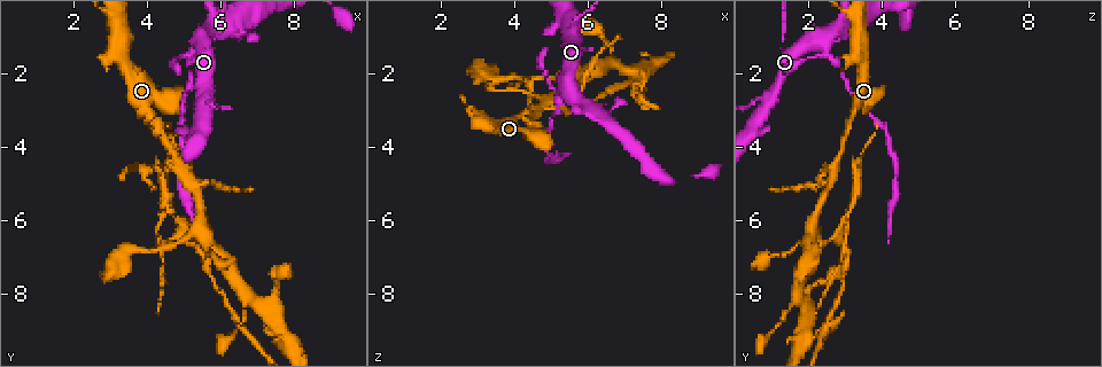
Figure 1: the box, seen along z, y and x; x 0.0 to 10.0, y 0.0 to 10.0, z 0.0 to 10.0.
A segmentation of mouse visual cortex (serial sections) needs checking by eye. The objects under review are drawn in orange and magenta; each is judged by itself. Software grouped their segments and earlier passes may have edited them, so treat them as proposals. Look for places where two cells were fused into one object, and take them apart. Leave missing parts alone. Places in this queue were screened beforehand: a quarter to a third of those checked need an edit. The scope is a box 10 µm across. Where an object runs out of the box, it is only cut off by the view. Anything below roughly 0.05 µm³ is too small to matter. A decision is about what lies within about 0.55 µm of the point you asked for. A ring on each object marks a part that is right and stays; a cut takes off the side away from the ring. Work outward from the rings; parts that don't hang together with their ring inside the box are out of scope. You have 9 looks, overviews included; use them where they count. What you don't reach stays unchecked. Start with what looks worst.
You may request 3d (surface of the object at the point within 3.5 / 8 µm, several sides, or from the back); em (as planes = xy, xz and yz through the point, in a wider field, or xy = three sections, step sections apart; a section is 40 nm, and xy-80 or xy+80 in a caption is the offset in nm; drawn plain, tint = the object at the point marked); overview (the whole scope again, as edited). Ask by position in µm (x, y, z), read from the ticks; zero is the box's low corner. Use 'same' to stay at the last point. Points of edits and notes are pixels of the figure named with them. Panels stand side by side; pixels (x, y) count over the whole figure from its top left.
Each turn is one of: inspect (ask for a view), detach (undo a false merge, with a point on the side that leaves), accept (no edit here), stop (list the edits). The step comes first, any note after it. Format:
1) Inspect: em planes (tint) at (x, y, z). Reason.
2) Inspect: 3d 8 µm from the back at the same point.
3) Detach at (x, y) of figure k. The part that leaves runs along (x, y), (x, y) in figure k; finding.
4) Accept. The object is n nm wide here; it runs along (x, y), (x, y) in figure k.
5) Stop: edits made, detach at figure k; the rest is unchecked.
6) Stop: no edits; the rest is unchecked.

Inspect: 3d 8 µm at (5.10, 1.65, 2.85).

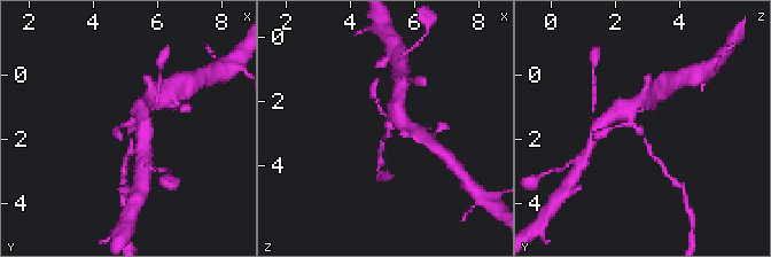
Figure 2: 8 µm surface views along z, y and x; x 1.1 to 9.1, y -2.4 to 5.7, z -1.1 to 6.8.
Inspect: em planes (tint) at the same point.

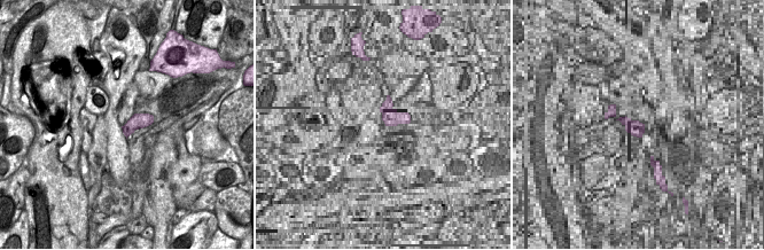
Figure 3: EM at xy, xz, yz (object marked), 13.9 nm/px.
Detach at (127, 154) of figure 2. The object is 220 nm wide here; the part that leaves runs along (132, 138), (124, 174) in figure 2; two cells meet here.

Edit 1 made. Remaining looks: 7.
Inspect: overview.

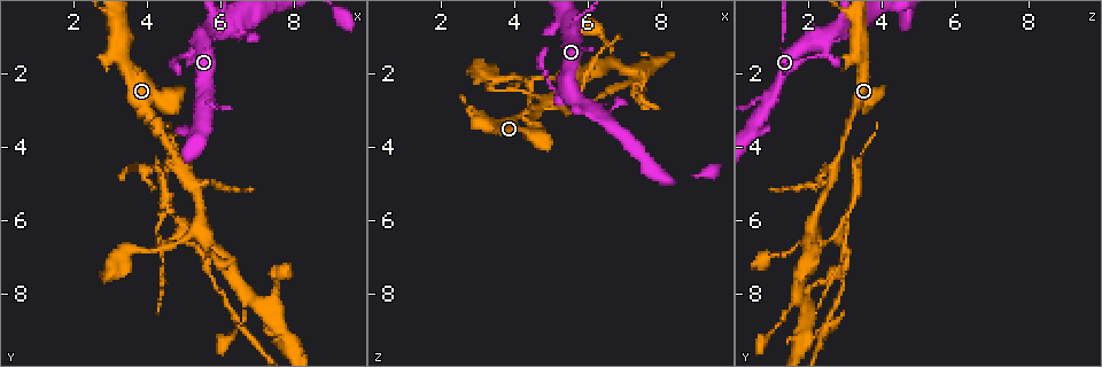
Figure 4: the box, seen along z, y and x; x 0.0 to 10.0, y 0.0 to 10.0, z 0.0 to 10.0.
Inspect: 3d 3.5 µm at (5.65, 2.80, 0.90). Small branch off a trunk.

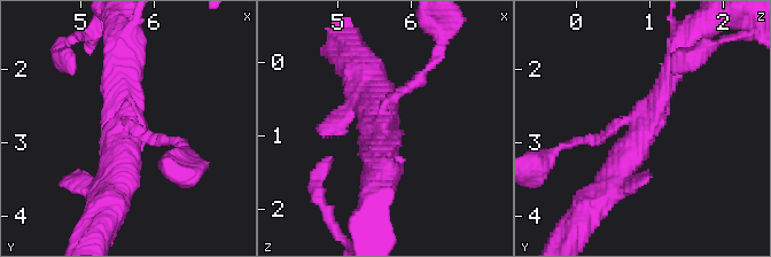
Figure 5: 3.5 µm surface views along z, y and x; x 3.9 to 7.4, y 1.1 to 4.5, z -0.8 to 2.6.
Inspect: em xy step 2 (tint) at (5.60, 2.80, 0.90).

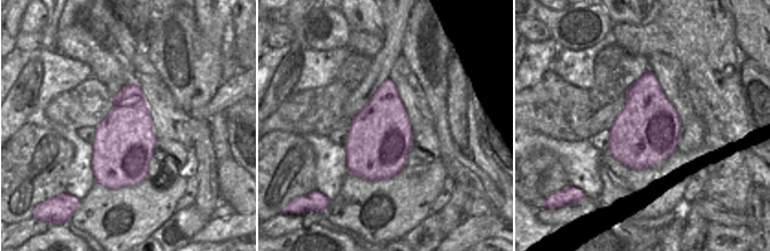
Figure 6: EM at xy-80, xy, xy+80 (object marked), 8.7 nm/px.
Accept. It runs along (677, 62), (633, 149), (598, 192) in figure 5; one cell here.

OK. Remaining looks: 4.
Inspect: em planes (tint) at (5.10, 4.95, 2.65). Branch point.

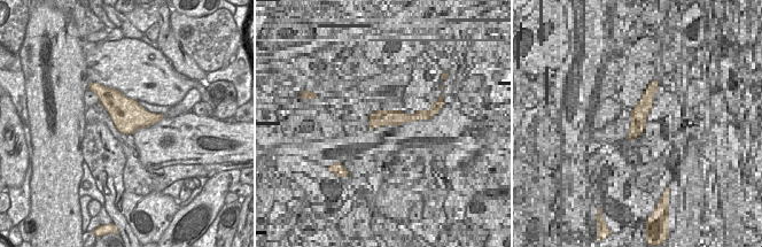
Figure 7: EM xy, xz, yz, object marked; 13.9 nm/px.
Inspect: 3d 3.5 µm from the back at the same point. See where the arms go.

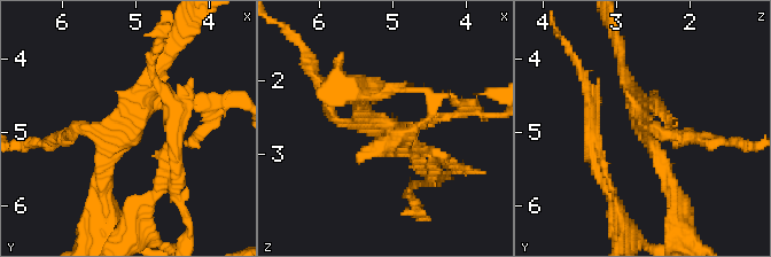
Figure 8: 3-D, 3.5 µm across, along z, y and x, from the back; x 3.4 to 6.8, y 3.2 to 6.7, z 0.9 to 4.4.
Accept. It runs along (155, 69), (102, 157), (102, 196) in figure 8; one cell here.

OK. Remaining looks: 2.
Stop: edits made, detach at figure 2; the rest is unchecked.

